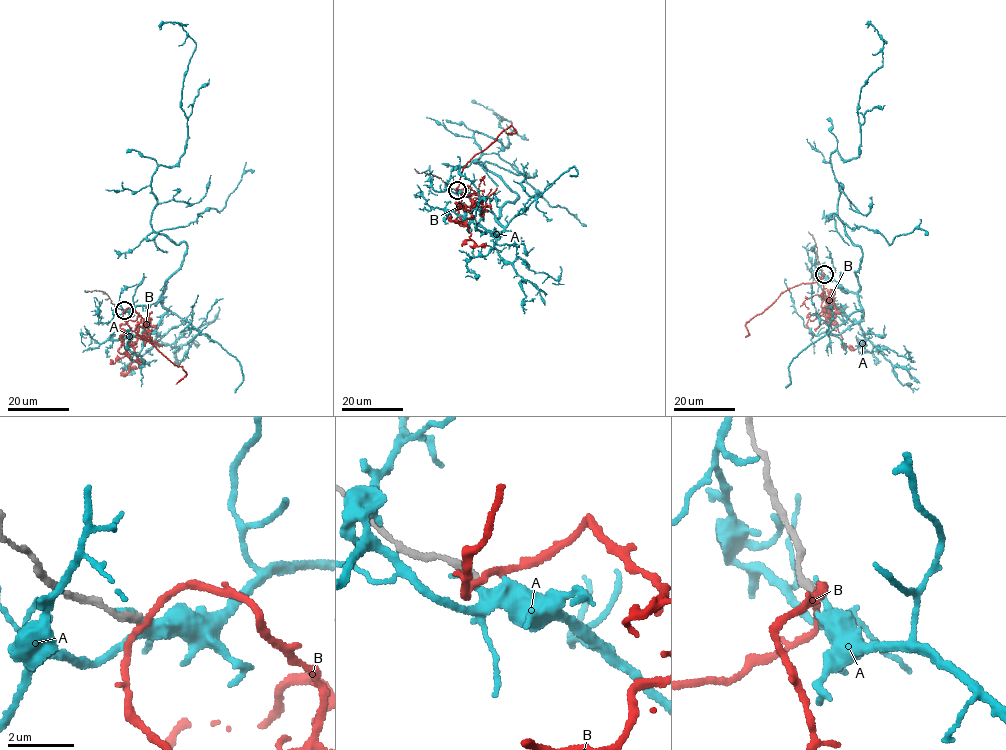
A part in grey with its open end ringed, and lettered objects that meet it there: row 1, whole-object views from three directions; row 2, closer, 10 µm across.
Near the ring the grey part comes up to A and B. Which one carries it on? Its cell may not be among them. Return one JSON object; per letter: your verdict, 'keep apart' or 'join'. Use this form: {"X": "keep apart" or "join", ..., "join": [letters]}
{"A": "keep apart", "B": "keep apart", "join": []}

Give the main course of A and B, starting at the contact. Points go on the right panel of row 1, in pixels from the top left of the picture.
A: (824, 274), (860, 286), (830, 154), (859, 155), (861, 87), (882, 60), (867, 27)
B: (823, 275), (822, 295), (832, 303), (834, 290), (834, 318), (852, 349)

